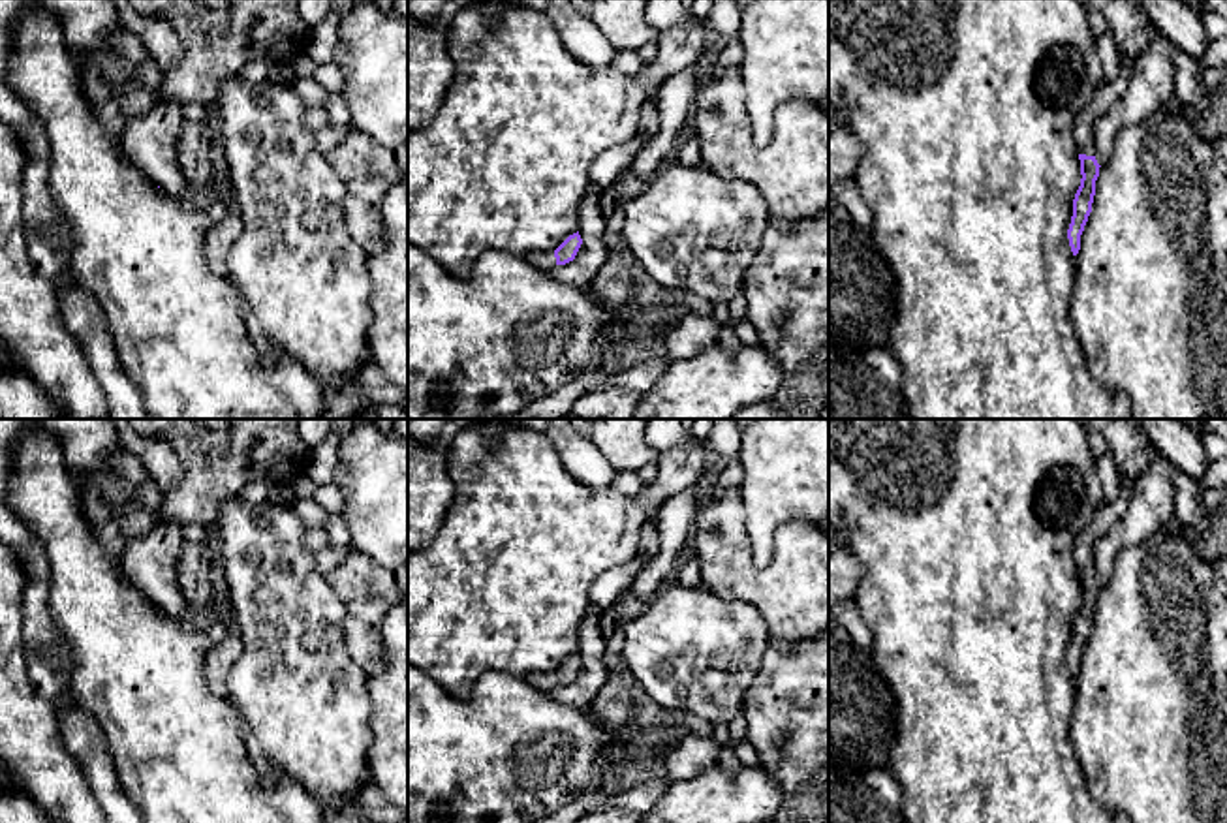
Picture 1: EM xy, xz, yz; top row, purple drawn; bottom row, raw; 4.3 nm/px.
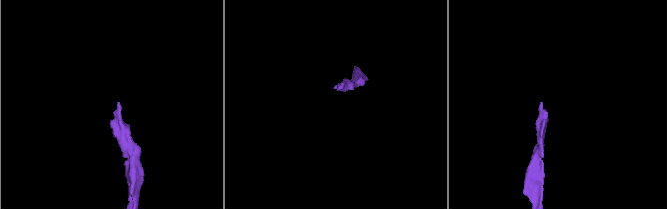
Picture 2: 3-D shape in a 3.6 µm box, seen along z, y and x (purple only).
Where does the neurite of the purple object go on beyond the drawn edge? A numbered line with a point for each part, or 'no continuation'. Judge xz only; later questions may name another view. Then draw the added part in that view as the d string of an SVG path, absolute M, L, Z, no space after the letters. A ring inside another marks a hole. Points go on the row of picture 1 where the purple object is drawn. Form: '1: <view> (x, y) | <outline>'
1: xz (543, 260) | M554 250L552 252L534 252L530 263L545 271L556 267Z

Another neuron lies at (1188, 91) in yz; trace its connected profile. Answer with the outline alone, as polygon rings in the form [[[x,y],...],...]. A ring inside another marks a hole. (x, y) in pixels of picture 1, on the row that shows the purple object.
[[[1174,45],[1171,51],[1174,62],[1174,88],[1171,103],[1206,111],[1210,90],[1203,85],[1203,71],[1197,58],[1189,56]]]

